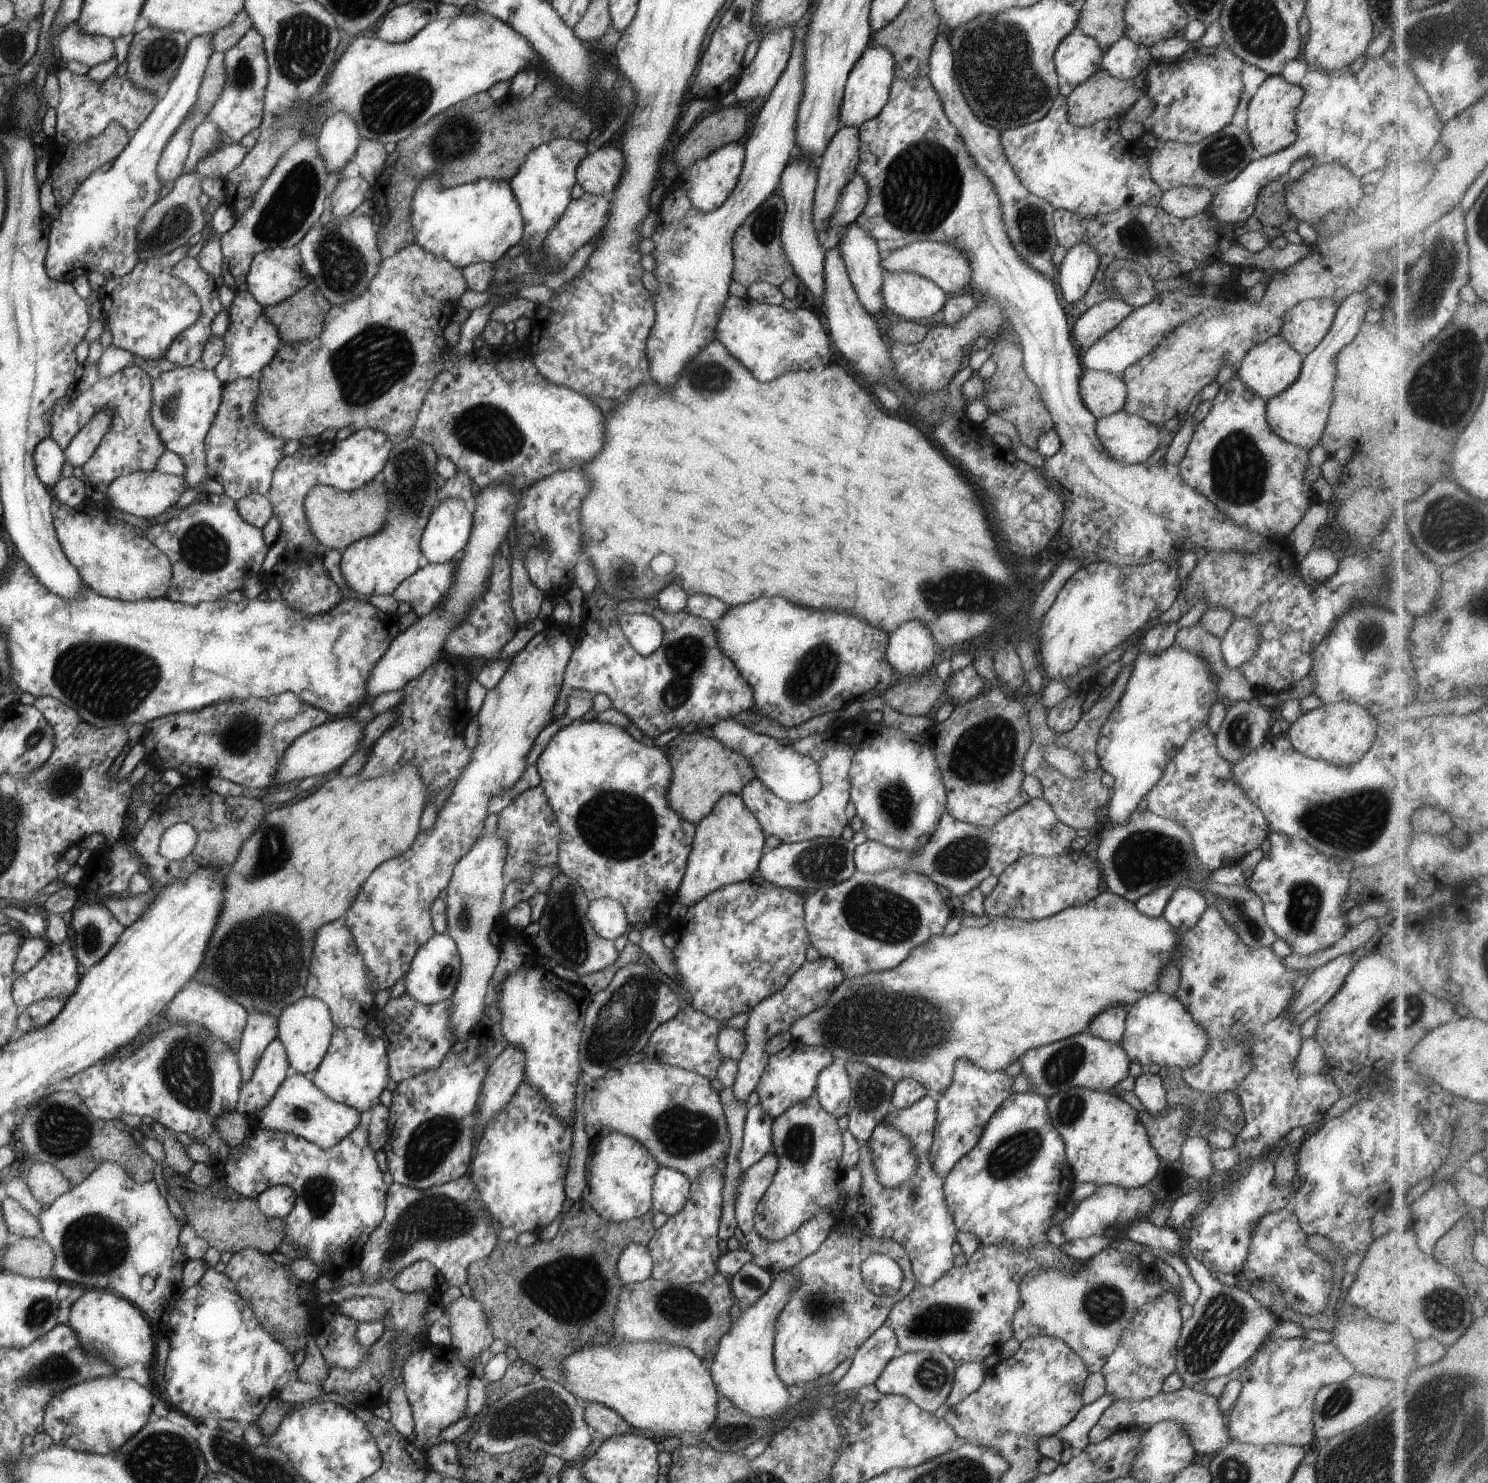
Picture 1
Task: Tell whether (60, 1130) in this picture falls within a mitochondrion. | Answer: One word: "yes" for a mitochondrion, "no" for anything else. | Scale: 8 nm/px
yes

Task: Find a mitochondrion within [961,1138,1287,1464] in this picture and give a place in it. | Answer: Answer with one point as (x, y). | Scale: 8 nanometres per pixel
(1224, 1316)

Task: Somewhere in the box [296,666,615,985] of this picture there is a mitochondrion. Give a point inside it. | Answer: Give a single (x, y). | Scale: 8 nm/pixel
(570, 939)

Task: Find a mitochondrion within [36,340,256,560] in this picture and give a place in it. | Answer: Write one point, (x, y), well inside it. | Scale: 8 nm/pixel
(169, 408)

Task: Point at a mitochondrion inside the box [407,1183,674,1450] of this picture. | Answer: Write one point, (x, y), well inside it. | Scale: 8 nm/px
(547, 1416)

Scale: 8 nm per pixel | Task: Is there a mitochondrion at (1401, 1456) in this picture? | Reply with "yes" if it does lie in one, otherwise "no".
yes

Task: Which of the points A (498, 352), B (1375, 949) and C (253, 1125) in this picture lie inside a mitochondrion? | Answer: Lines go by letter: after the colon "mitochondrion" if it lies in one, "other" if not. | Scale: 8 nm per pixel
A: other
B: other
C: other

